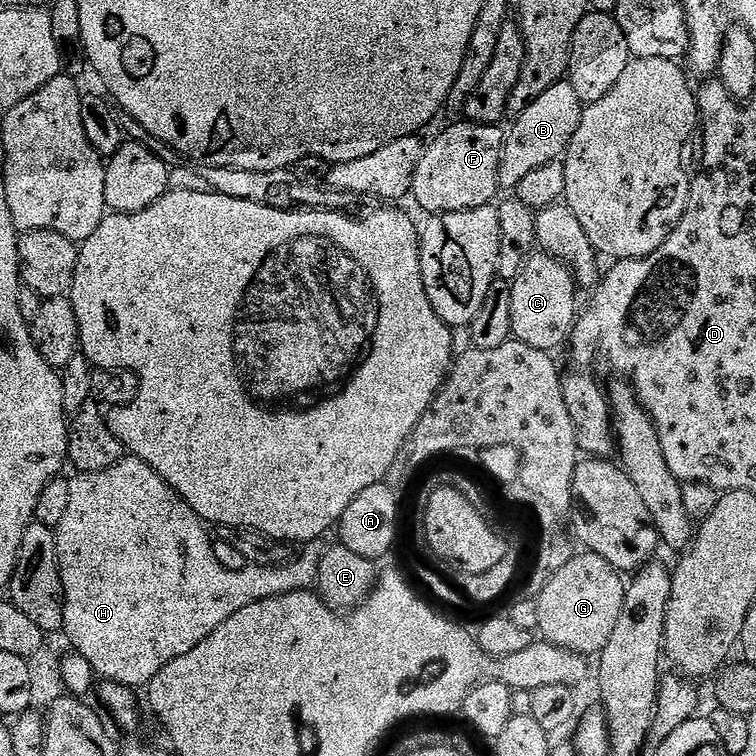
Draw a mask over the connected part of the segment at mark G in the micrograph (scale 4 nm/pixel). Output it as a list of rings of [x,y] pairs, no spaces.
[[[592,551],[583,555],[576,554],[539,594],[538,632],[549,644],[592,658],[610,642],[610,633],[622,614],[626,584],[610,562]]]

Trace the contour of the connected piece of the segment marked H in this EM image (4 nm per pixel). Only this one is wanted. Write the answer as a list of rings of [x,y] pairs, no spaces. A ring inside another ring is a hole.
[[[129,455],[114,466],[110,466],[110,470],[82,472],[73,477],[68,480],[70,503],[66,514],[62,517],[60,525],[54,529],[56,561],[60,567],[60,581],[64,587],[64,627],[62,632],[63,635],[68,635],[68,640],[72,643],[71,651],[75,655],[86,658],[86,662],[90,662],[93,673],[101,681],[118,682],[133,690],[143,689],[152,683],[158,670],[162,670],[162,666],[170,666],[170,662],[174,662],[174,658],[182,658],[182,654],[190,654],[190,650],[194,650],[194,646],[198,646],[198,642],[210,638],[210,634],[214,634],[214,630],[218,630],[218,626],[222,626],[222,622],[226,622],[226,618],[234,618],[234,614],[238,614],[238,610],[246,610],[246,606],[250,606],[254,602],[262,602],[266,598],[278,598],[295,592],[306,592],[317,587],[322,548],[316,542],[309,543],[301,551],[305,551],[301,556],[300,553],[293,555],[292,559],[287,560],[285,564],[266,566],[265,568],[257,564],[249,564],[247,568],[237,572],[226,570],[226,566],[222,566],[222,562],[218,562],[218,558],[214,558],[212,549],[214,540],[213,537],[210,538],[204,533],[205,521],[200,519],[200,515],[149,464],[142,462],[137,456]]]

